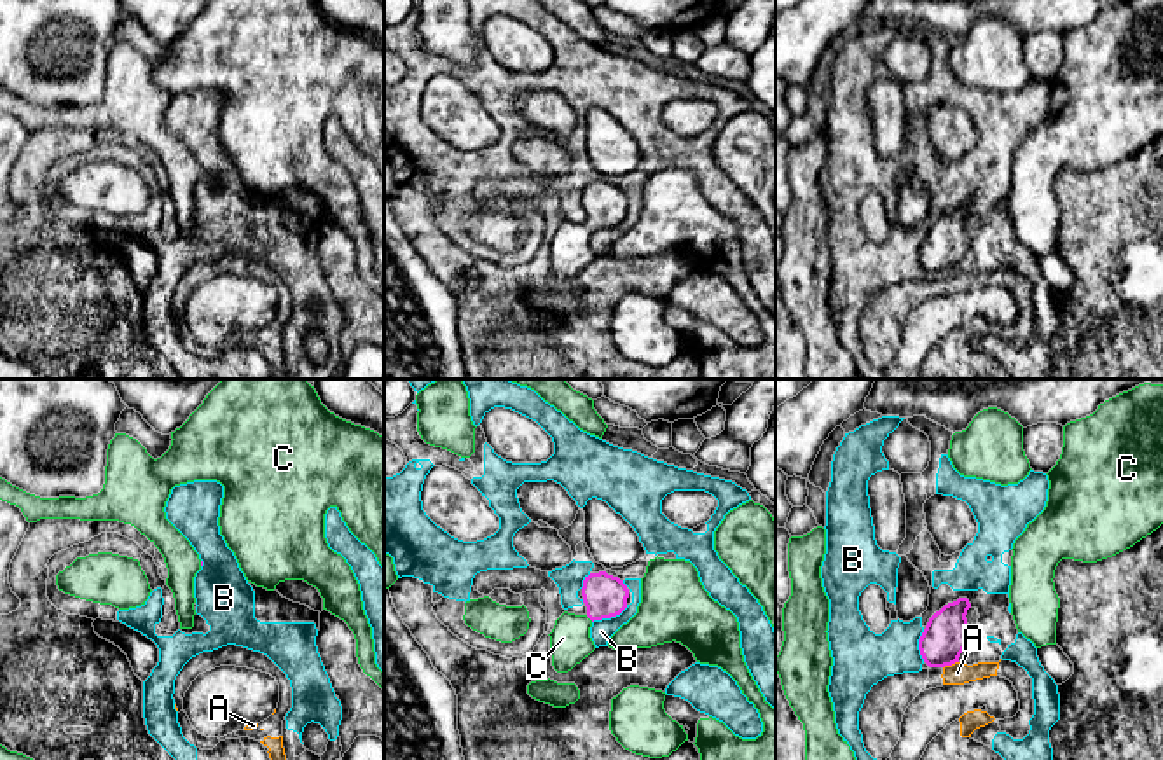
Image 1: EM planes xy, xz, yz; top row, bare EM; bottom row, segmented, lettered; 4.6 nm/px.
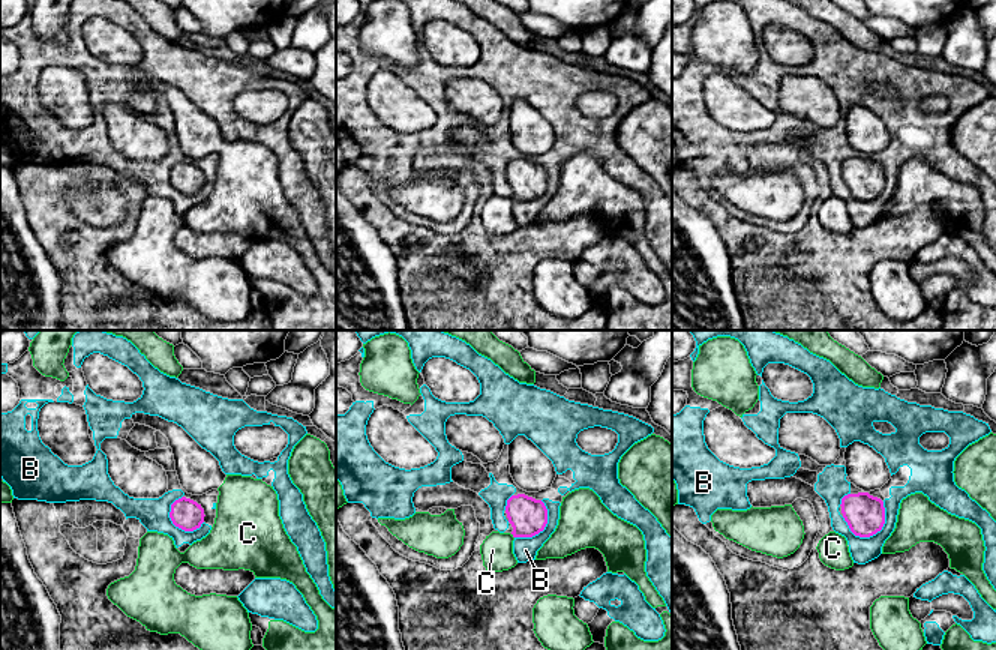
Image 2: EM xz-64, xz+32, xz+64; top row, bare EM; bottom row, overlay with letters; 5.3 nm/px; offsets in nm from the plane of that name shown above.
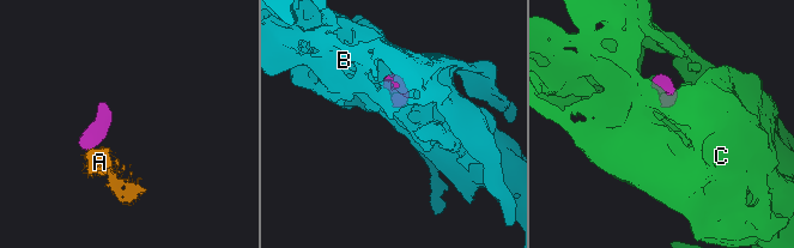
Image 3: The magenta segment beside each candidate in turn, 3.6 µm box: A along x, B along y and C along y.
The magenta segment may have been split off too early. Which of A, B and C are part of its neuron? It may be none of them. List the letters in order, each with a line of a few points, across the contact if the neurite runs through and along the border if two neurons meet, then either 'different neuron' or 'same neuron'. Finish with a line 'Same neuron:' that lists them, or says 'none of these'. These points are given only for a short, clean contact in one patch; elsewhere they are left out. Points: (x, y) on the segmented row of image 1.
A: line yz (957, 661), (943, 668); different neuron
B: different neuron
C: line xz (605, 596), (589, 617), (570, 640); same neuron
Same neuron: C

